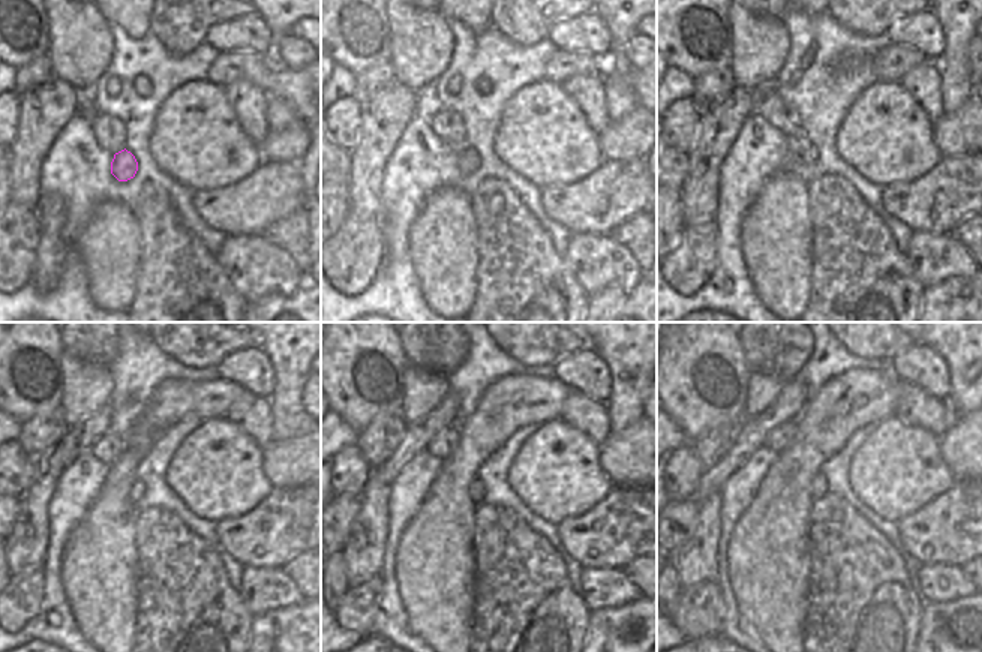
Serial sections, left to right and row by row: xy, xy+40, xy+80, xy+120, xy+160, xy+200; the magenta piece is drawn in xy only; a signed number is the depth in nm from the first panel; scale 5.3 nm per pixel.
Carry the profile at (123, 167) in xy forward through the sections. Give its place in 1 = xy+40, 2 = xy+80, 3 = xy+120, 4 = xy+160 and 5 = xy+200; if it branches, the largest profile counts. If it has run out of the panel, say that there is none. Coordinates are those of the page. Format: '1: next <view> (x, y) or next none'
1: next xy+40 (468, 161)
2: next xy+80 (811, 155)
3: next xy+120 (137, 492)
4: next xy+160 (476, 490)
5: next xy+200 (819, 487)

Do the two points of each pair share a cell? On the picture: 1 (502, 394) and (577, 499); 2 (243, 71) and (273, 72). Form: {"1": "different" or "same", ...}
{"1": "different", "2": "same"}

